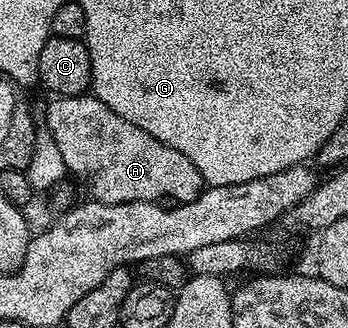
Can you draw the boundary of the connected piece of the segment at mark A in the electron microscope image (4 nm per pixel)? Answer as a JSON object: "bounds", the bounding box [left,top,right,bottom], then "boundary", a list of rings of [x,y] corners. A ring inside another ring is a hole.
{"bounds":[46,93,203,204],"boundary":[[[85,93],[51,101],[55,102],[47,106],[46,129],[61,151],[68,171],[87,181],[94,201],[101,204],[157,202],[161,196],[173,196],[178,202],[191,202],[203,193],[203,177],[189,156],[181,156],[177,148],[169,148],[169,144],[161,144],[161,140],[137,128],[137,124],[129,124],[113,108],[101,104],[99,98]]]}

